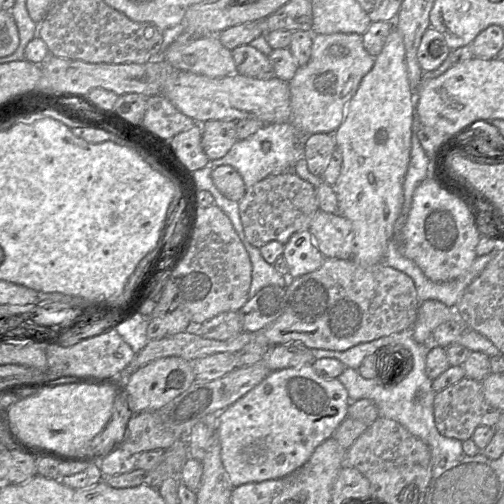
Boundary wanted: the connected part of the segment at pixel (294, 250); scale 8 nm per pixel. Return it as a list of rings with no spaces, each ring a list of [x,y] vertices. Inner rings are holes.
[[[309,230],[294,233],[284,245],[283,256],[288,264],[290,278],[297,278],[317,270],[325,260]],[[299,239],[303,242],[297,245]]]

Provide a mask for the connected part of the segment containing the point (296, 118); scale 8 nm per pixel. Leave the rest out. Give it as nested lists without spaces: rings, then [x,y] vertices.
[[[356,33],[313,34],[312,51],[309,61],[299,66],[294,77],[288,82],[291,97],[290,122],[305,135],[334,133],[346,113],[348,101],[358,89],[361,79],[371,70],[375,57],[363,45],[363,37]]]

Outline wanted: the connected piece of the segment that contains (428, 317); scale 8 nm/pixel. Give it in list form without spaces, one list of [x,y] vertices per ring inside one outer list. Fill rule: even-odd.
[[[437,300],[421,302],[413,325],[414,340],[417,343],[429,343],[436,327],[451,320],[460,320],[455,308],[450,308]]]

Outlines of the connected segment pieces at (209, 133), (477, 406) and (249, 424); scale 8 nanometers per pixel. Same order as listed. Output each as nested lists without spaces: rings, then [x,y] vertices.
[[[211,120],[202,124],[202,148],[210,161],[224,157],[238,141],[236,122]]]
[[[467,377],[437,392],[433,407],[435,425],[440,434],[461,441],[471,439],[478,426],[494,427],[502,412],[485,401],[482,382]]]
[[[311,363],[299,367],[272,371],[260,384],[218,414],[216,432],[221,445],[221,459],[232,486],[236,488],[247,483],[280,479],[302,467],[310,459],[314,450],[325,440],[331,438],[338,426],[347,418],[350,402],[348,392],[344,385],[337,378],[321,378],[317,375]]]

